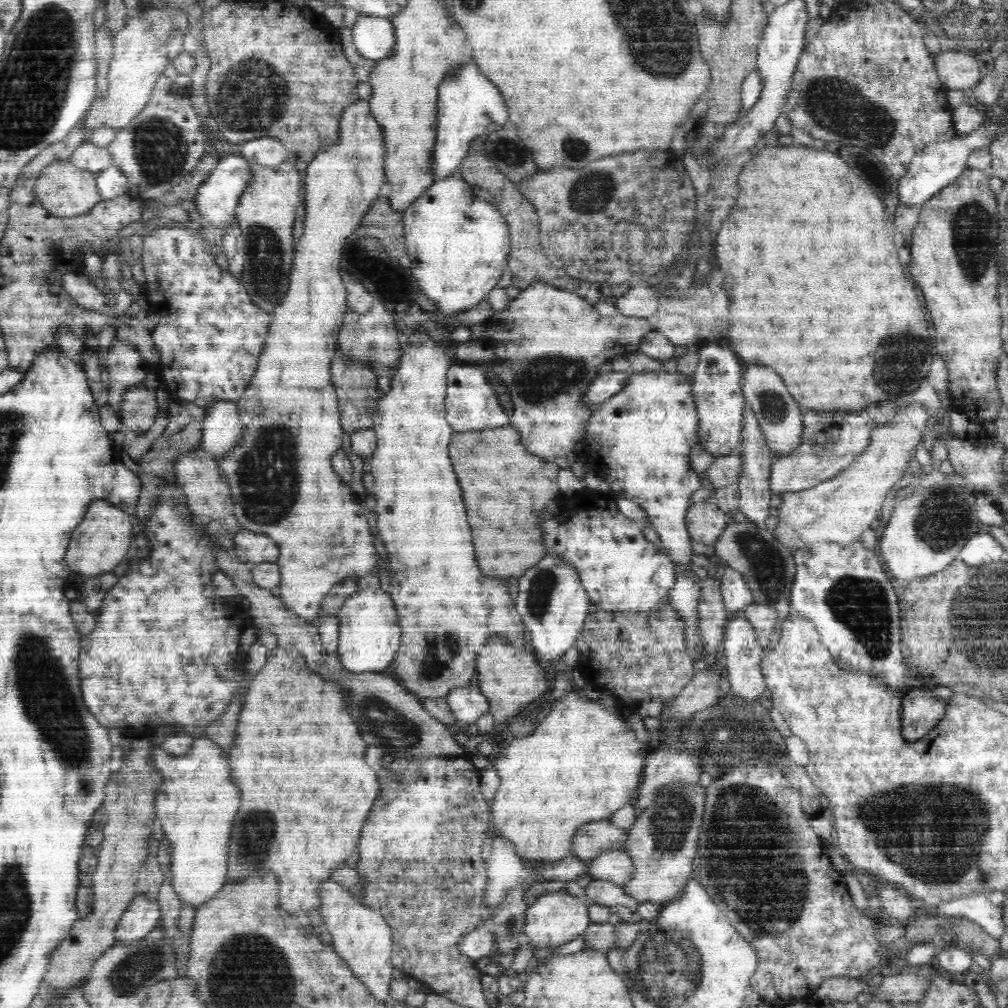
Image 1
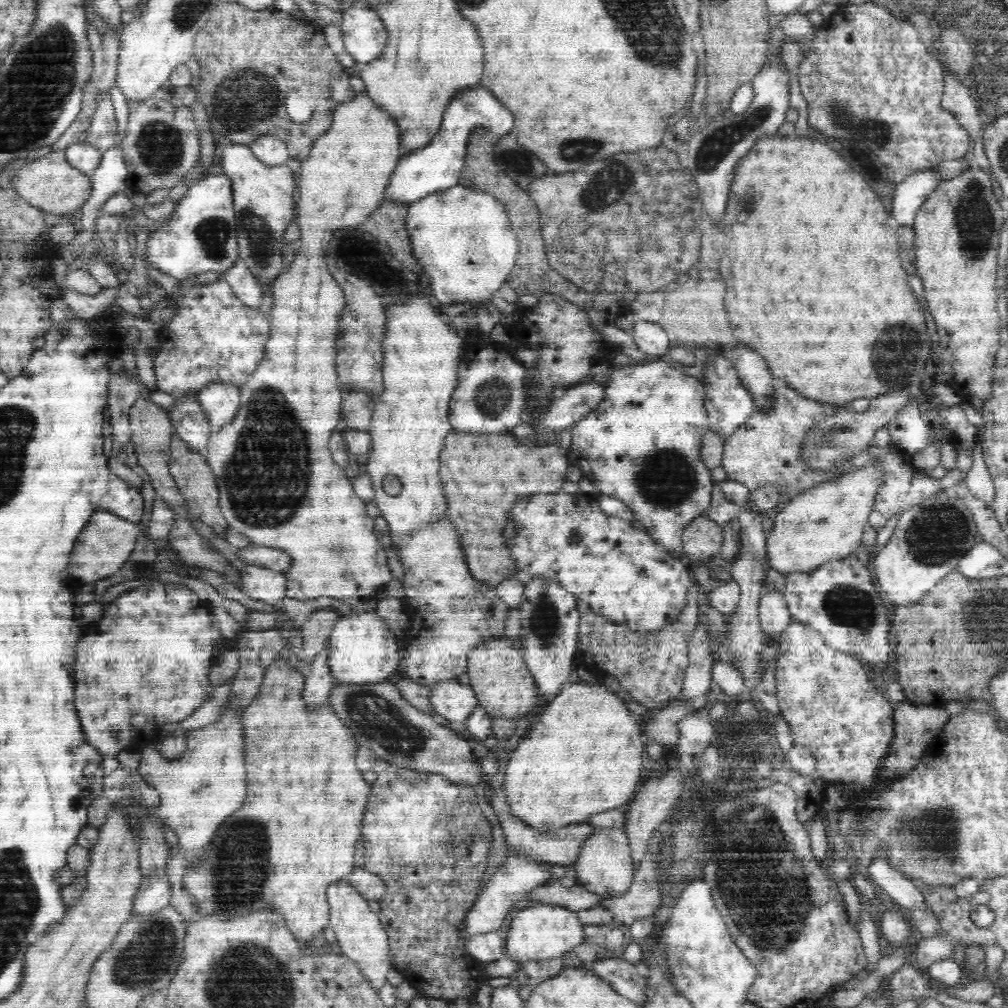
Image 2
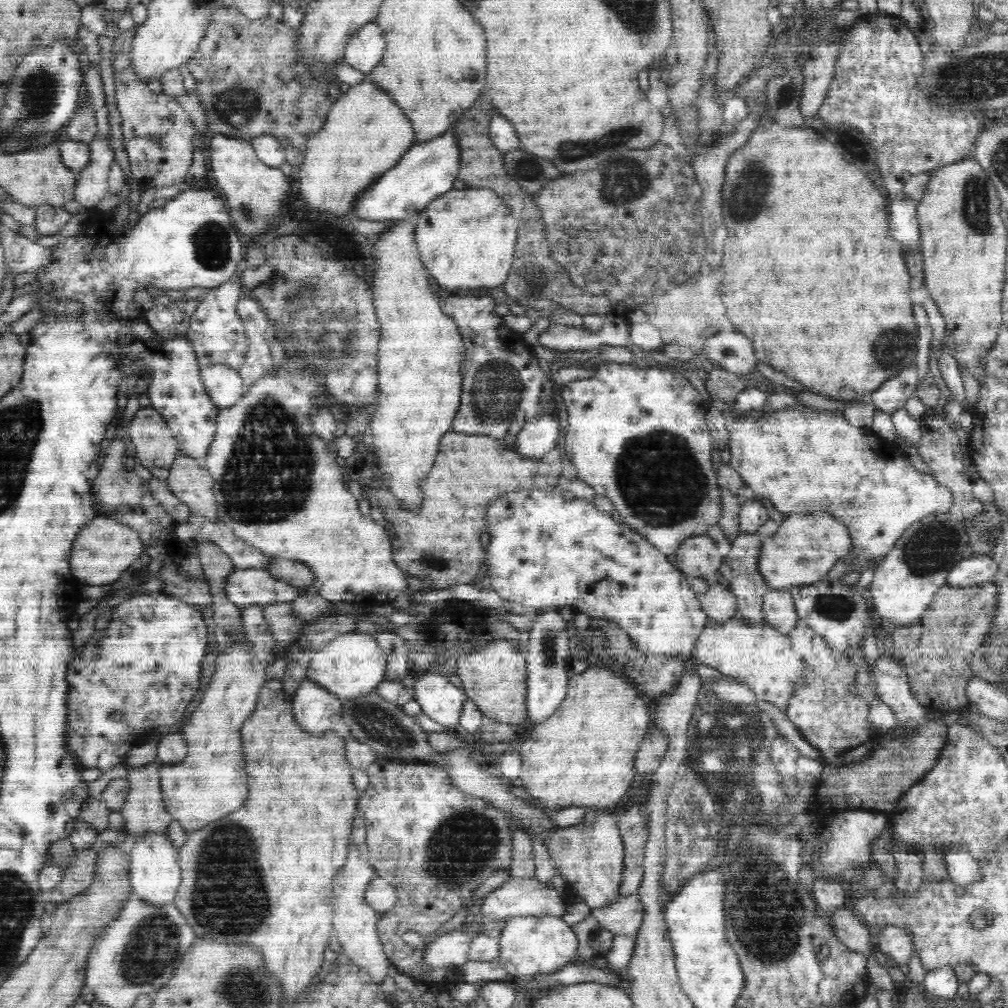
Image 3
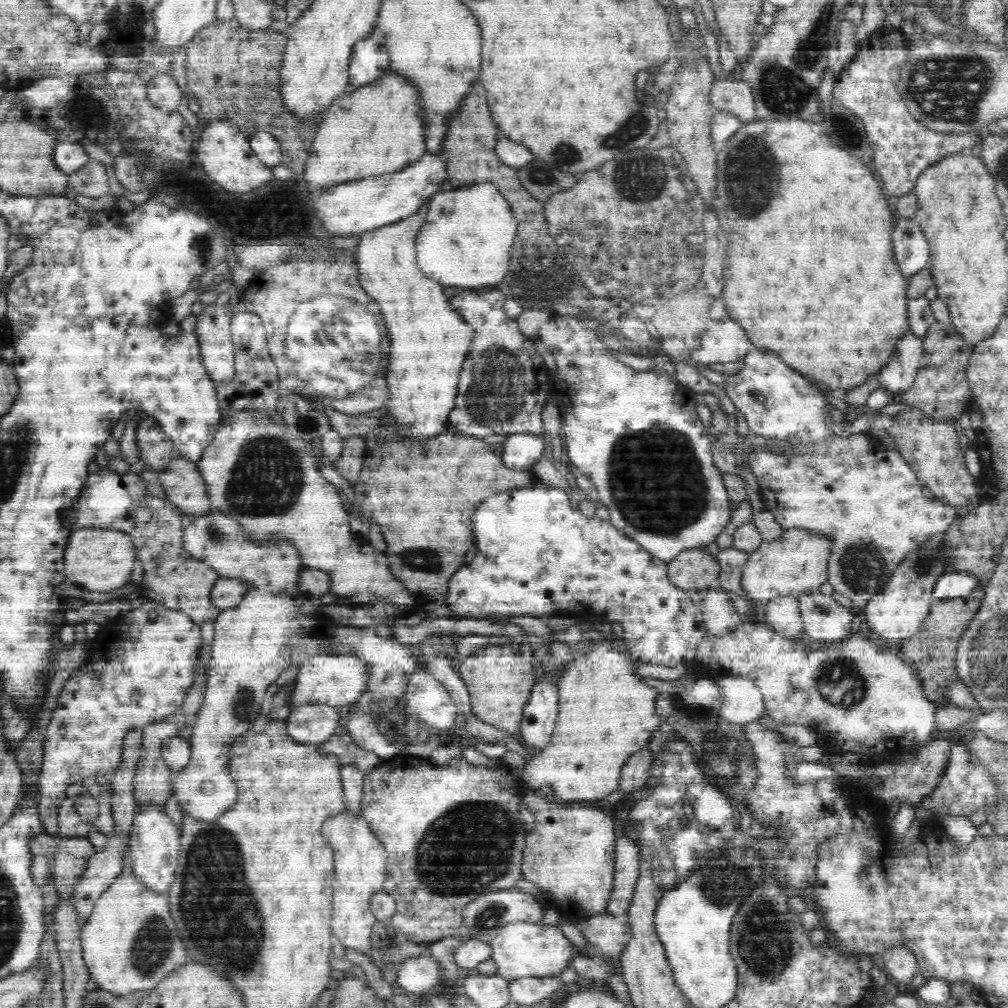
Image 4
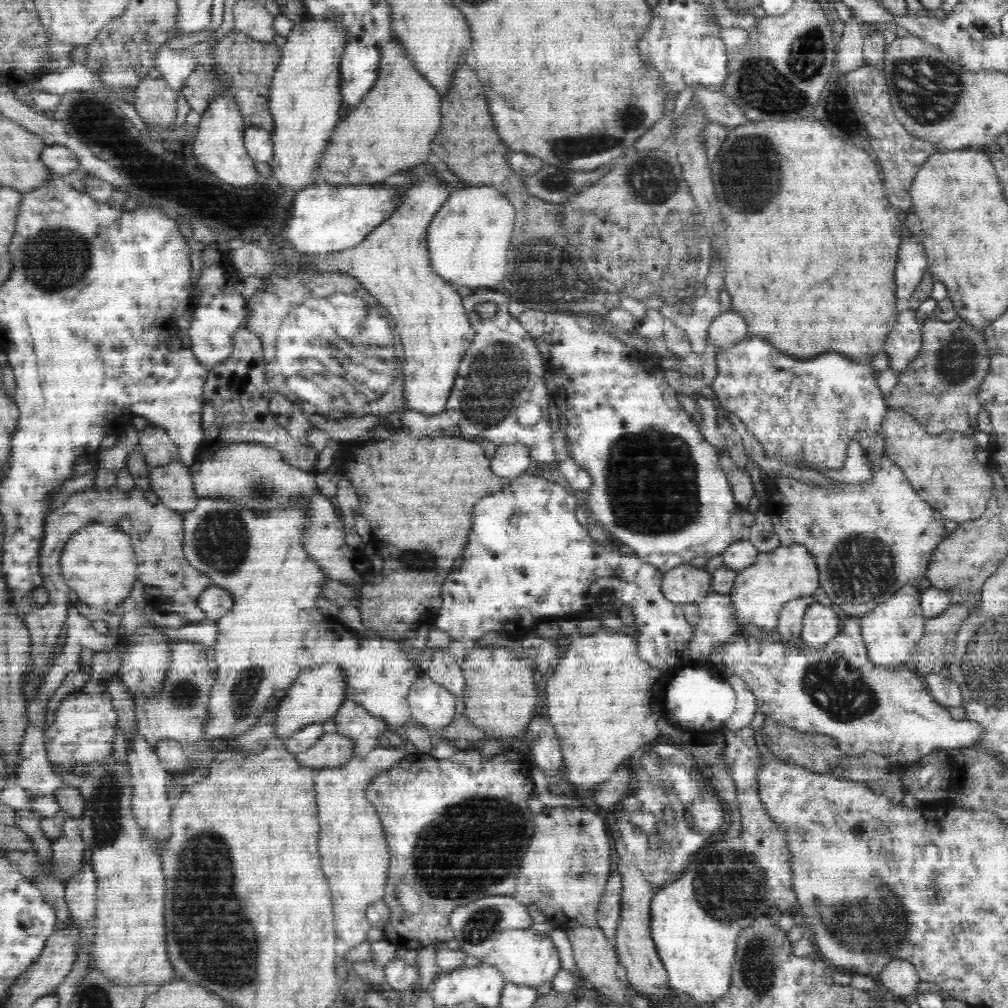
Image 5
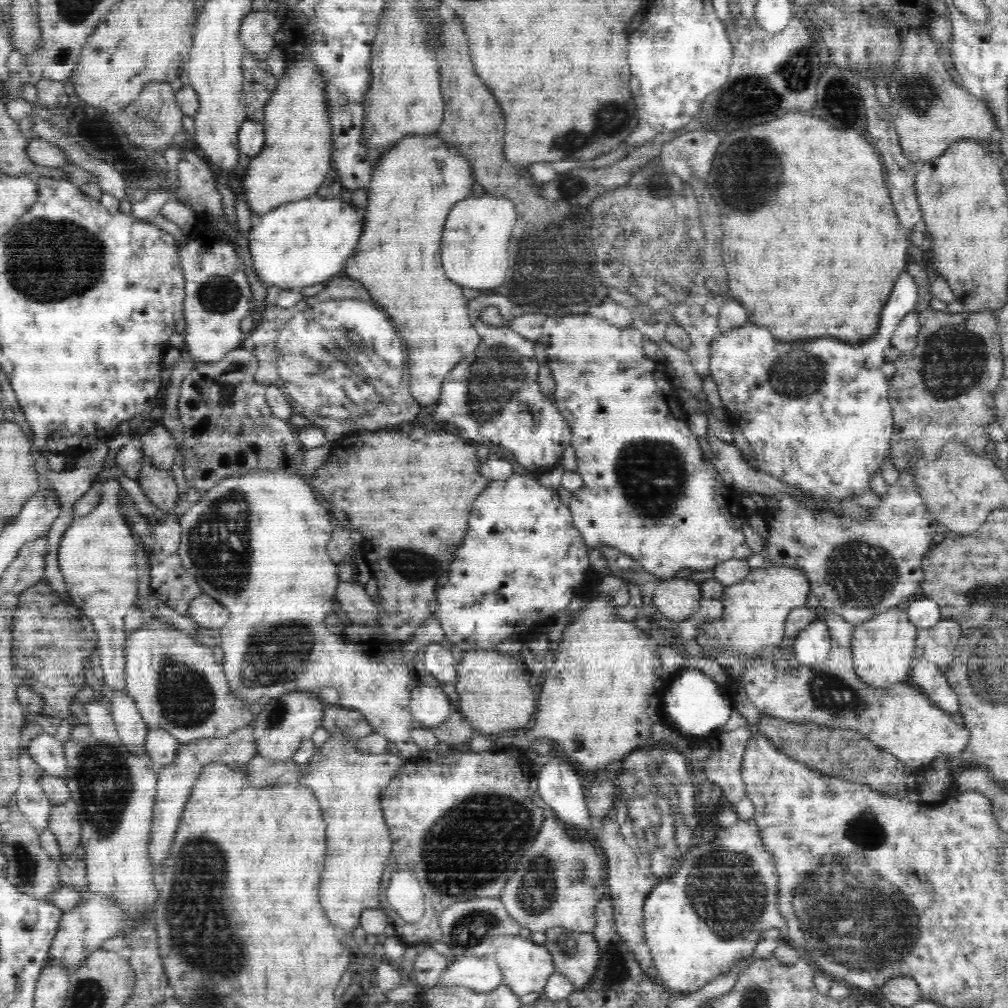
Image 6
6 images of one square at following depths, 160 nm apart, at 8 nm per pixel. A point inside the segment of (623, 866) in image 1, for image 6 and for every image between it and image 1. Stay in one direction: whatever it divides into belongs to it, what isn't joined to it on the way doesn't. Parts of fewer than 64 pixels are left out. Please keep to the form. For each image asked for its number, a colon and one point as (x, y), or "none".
2: (604, 865)
3: (590, 855)
4: (570, 852)
5: (564, 873)
6: (557, 883)

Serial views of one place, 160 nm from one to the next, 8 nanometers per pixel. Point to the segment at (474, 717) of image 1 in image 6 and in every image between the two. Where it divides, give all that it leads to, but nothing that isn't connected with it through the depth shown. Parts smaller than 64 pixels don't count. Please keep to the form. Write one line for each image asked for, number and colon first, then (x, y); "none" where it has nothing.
2: (455, 701)
3: (439, 699)
4: (427, 699)
5: (431, 705)
6: (429, 705)

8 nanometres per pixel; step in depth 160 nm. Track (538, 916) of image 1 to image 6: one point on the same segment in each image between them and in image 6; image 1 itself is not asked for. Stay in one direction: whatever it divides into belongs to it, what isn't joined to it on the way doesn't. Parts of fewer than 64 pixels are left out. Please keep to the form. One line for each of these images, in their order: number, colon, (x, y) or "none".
2: (539, 932)
3: (529, 945)
4: (522, 949)
5: (524, 957)
6: (526, 967)

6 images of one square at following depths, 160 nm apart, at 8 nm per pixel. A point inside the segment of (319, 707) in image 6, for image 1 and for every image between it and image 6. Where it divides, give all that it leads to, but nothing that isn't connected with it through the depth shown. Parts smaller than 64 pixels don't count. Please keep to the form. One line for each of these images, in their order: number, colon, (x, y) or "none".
1: (369, 637)
2: (359, 650)
3: (352, 664)
4: (335, 679)
5: (318, 692)

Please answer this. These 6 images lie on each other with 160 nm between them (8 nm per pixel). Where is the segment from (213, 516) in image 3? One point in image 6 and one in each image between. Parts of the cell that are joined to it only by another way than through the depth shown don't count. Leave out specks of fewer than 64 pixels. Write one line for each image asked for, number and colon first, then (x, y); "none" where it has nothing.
4: (182, 482)
5: (172, 483)
6: (159, 486)

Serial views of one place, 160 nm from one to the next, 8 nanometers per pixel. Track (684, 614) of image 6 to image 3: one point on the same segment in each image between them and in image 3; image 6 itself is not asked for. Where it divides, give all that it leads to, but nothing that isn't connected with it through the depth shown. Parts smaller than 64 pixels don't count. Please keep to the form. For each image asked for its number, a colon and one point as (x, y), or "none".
3: (698, 556)
4: (693, 569)
5: (684, 584)

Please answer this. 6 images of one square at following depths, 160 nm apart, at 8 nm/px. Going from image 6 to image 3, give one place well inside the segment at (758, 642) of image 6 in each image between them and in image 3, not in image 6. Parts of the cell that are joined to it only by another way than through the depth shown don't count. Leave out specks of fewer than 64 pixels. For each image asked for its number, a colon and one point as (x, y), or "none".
3: (807, 545)
4: (796, 563)
5: (789, 572)

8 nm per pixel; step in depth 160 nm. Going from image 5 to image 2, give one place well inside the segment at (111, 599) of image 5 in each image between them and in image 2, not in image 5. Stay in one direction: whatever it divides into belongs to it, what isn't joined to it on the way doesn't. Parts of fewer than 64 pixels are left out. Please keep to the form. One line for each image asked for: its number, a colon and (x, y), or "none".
2: (107, 542)
3: (104, 549)
4: (100, 560)

